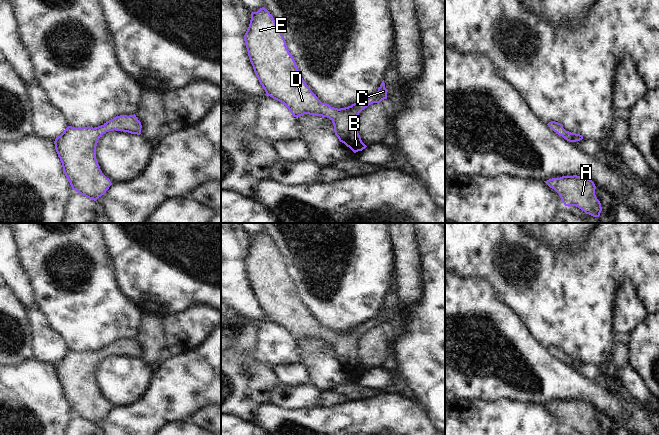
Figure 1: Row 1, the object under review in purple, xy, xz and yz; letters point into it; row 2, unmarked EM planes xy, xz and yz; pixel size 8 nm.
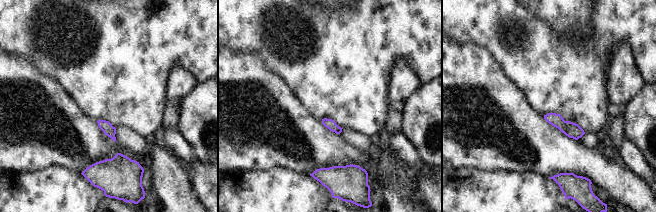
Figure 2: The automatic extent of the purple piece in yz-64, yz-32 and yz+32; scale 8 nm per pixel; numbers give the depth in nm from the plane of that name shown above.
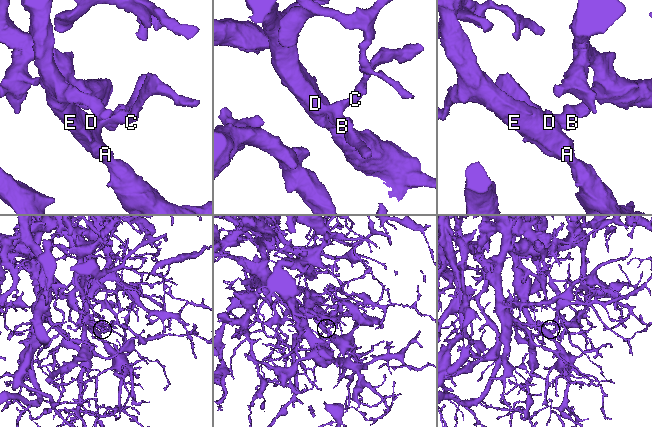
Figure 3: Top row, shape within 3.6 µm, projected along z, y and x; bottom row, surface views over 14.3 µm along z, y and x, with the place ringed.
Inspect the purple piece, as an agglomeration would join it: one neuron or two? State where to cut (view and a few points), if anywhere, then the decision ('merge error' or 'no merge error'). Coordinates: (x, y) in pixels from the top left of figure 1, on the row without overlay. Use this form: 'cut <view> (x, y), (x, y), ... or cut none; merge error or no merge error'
cut none; no merge error

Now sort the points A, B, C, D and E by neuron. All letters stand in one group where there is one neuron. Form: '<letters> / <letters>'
A B C D E

